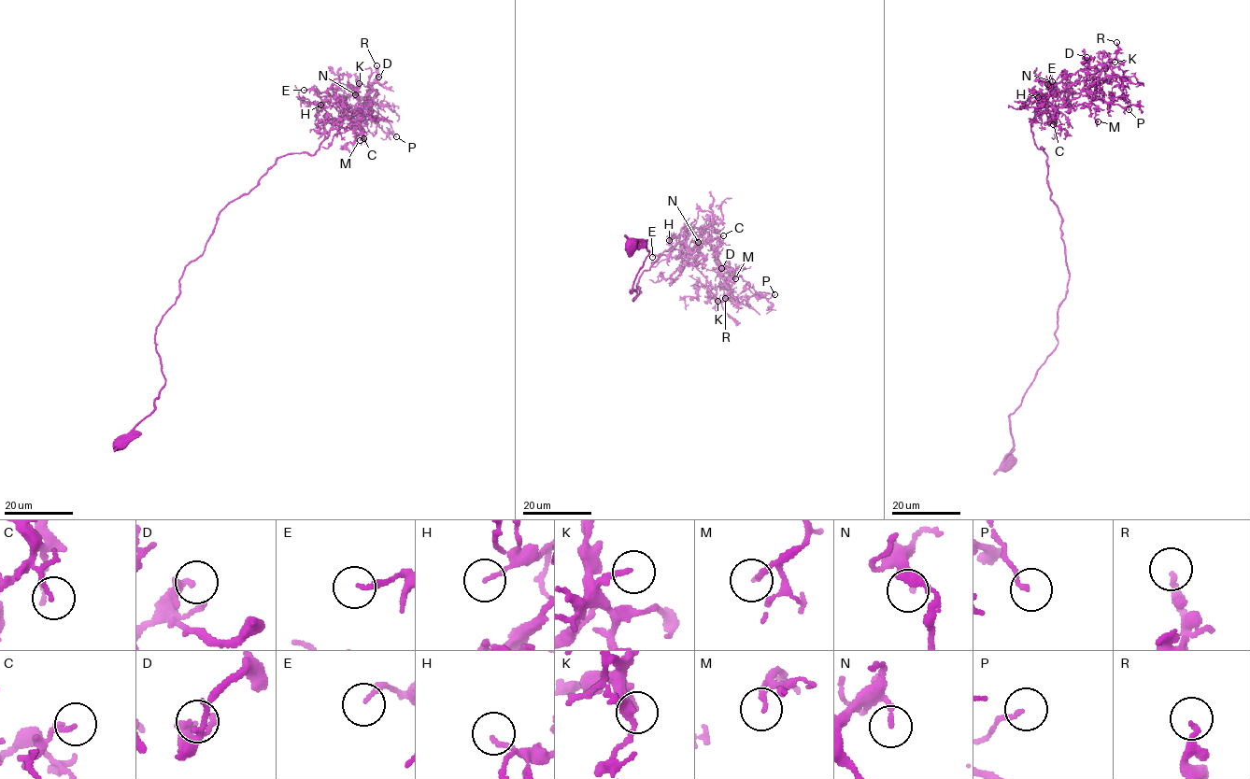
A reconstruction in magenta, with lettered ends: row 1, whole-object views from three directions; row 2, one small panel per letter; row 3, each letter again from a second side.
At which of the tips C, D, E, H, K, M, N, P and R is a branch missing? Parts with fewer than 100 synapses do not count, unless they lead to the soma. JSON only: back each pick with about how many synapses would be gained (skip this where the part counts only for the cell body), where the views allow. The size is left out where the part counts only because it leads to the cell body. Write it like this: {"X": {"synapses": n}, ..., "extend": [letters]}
{"K": {"synapses": 110}, "extend": ["K"]}

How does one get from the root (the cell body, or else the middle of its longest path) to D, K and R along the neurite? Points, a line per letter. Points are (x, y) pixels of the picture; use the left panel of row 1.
D: (120, 443), (154, 407), (156, 327), (218, 214), (279, 158), (315, 153), (378, 77)
K: (120, 443), (154, 407), (164, 381), (156, 327), (218, 214), (279, 158), (315, 153), (359, 83)
R: (120, 443), (154, 407), (156, 327), (218, 214), (279, 158), (315, 153), (329, 120), (359, 114), (376, 65)

